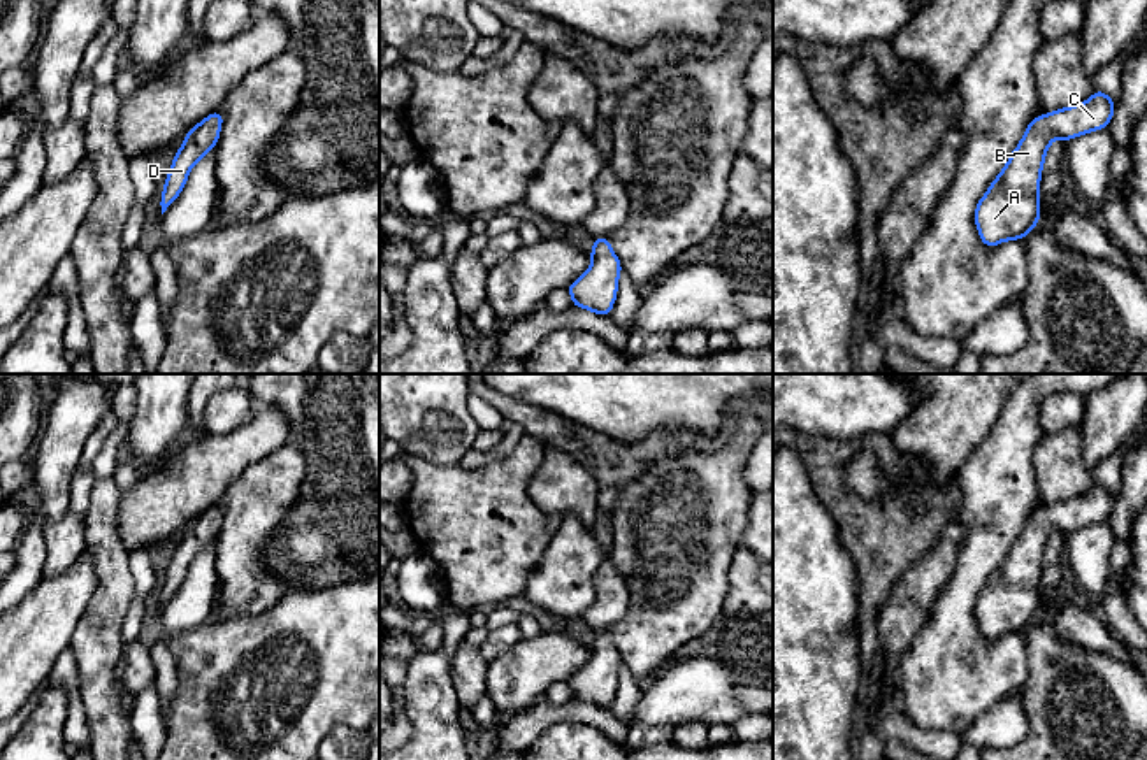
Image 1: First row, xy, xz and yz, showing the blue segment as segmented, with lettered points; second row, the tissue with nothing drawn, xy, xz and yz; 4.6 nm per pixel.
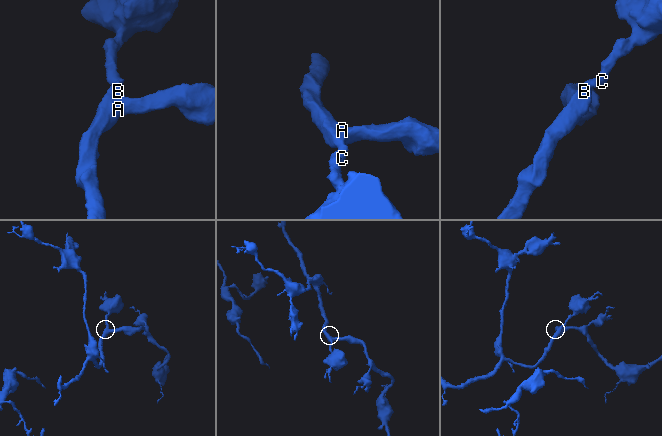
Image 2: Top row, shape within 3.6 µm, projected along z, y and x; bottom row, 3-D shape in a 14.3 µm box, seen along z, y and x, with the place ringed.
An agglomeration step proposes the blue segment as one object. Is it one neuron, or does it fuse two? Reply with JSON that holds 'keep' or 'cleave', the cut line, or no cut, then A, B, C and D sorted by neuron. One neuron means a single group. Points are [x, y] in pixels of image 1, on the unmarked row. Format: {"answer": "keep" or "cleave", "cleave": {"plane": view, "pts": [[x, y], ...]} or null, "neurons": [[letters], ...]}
{"answer": "keep", "cleave": null, "neurons": [["A", "B", "C", "D"]]}

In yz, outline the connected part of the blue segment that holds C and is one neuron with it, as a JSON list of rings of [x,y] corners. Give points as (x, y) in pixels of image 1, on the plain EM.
[[[1096,483],[1089,493],[1035,511],[1005,562],[975,600],[975,618],[987,641],[1024,632],[1040,614],[1040,570],[1045,546],[1056,530],[1071,534],[1107,521],[1114,493]]]

